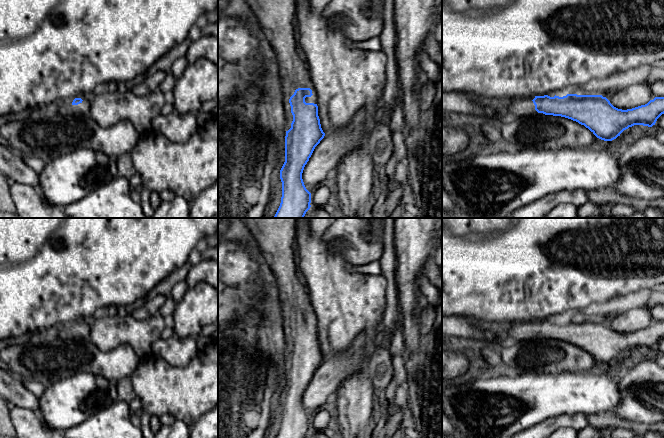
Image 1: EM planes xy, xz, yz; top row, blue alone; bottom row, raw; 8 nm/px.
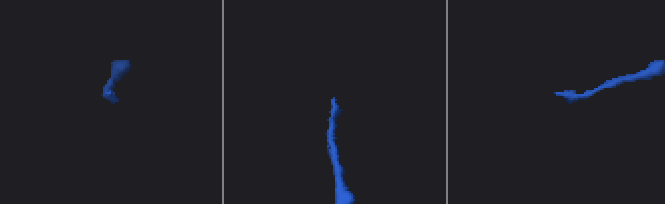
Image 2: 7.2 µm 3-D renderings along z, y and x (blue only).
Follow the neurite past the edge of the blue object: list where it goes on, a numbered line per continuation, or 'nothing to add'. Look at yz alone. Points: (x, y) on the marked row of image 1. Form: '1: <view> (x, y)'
1: yz (517, 107)

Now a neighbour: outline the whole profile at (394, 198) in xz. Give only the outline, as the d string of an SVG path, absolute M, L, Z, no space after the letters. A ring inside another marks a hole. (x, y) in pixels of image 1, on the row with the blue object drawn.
M396 184L396 188L386 197L385 202L380 207L377 214L374 214L371 209L362 216L357 218L388 218L388 216L396 209L401 202L403 188L401 184Z

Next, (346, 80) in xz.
M296 0L295 21L297 23L297 43L318 96L318 116L325 135L329 131L344 127L361 109L367 111L368 117L375 115L377 103L382 100L387 82L386 66L388 58L385 53L382 50L369 51L349 48L347 43L350 40L340 29L343 20L337 16L326 19L322 14L322 10L317 11L312 8L310 0Z

